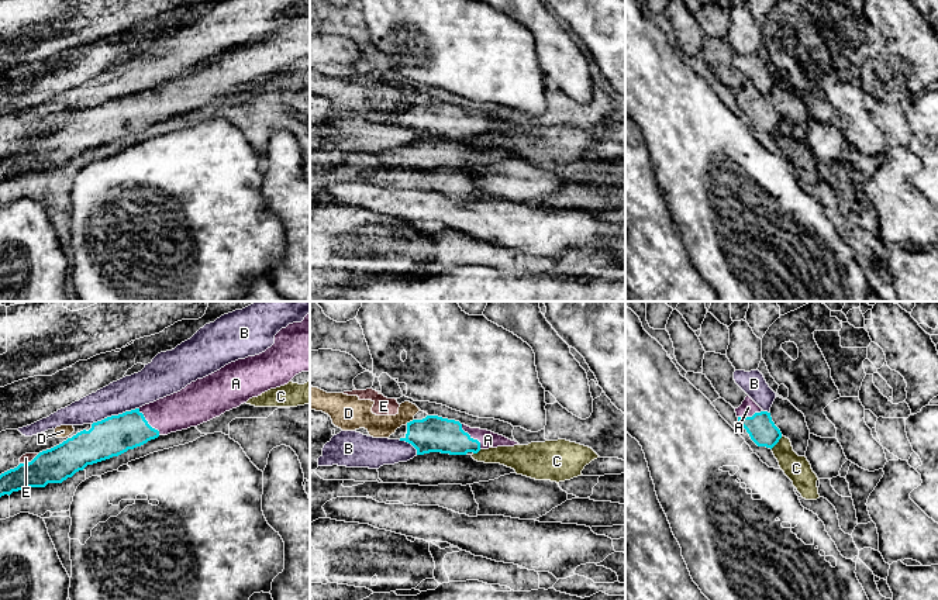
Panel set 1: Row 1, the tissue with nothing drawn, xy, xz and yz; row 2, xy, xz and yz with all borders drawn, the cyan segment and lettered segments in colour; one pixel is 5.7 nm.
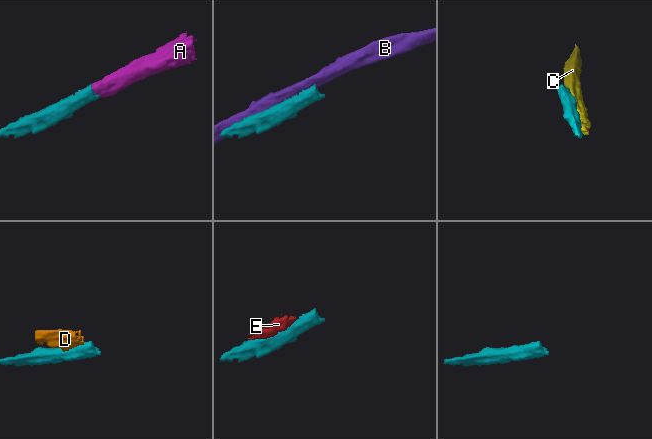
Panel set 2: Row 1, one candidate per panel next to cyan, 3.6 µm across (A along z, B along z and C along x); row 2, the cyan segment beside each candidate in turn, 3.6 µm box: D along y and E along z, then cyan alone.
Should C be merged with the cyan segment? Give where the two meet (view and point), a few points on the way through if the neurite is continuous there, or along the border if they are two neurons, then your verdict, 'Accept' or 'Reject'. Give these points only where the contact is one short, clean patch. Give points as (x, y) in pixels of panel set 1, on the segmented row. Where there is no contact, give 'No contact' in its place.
Touches cyan at yz (776, 442). Reject

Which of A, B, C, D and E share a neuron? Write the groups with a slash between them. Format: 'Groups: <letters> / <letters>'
Groups: A / B / C / D E

